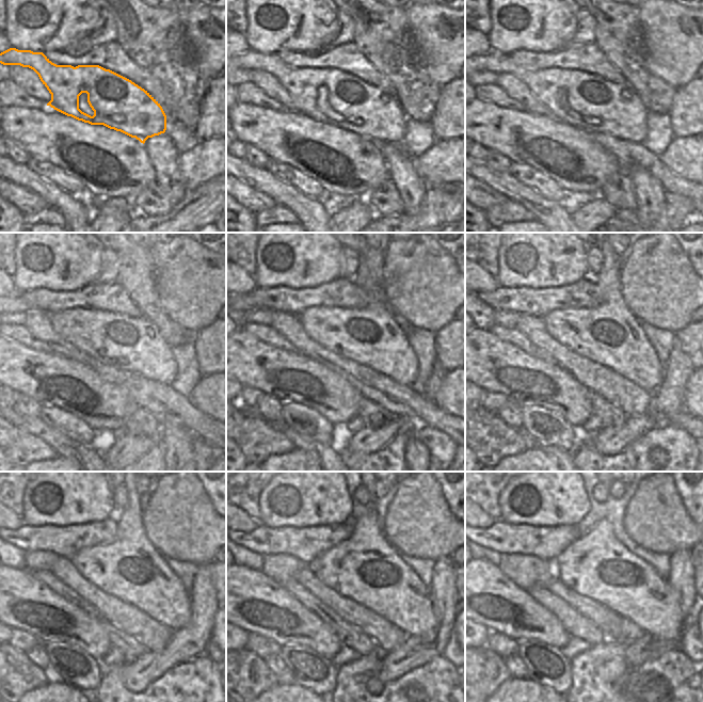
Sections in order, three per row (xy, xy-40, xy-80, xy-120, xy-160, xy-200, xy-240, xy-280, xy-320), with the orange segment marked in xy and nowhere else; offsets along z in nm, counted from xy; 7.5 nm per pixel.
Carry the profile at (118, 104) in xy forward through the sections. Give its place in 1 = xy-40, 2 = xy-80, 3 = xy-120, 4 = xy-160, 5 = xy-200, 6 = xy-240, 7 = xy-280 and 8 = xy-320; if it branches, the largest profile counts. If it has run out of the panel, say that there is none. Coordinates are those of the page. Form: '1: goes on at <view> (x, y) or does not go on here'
1: goes on at xy-40 (367, 110)
2: goes on at xy-80 (605, 107)
3: goes on at xy-120 (133, 344)
4: goes on at xy-160 (371, 336)
5: goes on at xy-200 (609, 334)
6: goes on at xy-240 (130, 569)
7: goes on at xy-280 (366, 568)
8: goes on at xy-320 (597, 565)

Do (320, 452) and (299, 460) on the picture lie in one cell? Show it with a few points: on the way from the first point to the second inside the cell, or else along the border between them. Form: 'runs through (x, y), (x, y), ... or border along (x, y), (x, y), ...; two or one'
border along (296, 447), (309, 451), (318, 460); two

